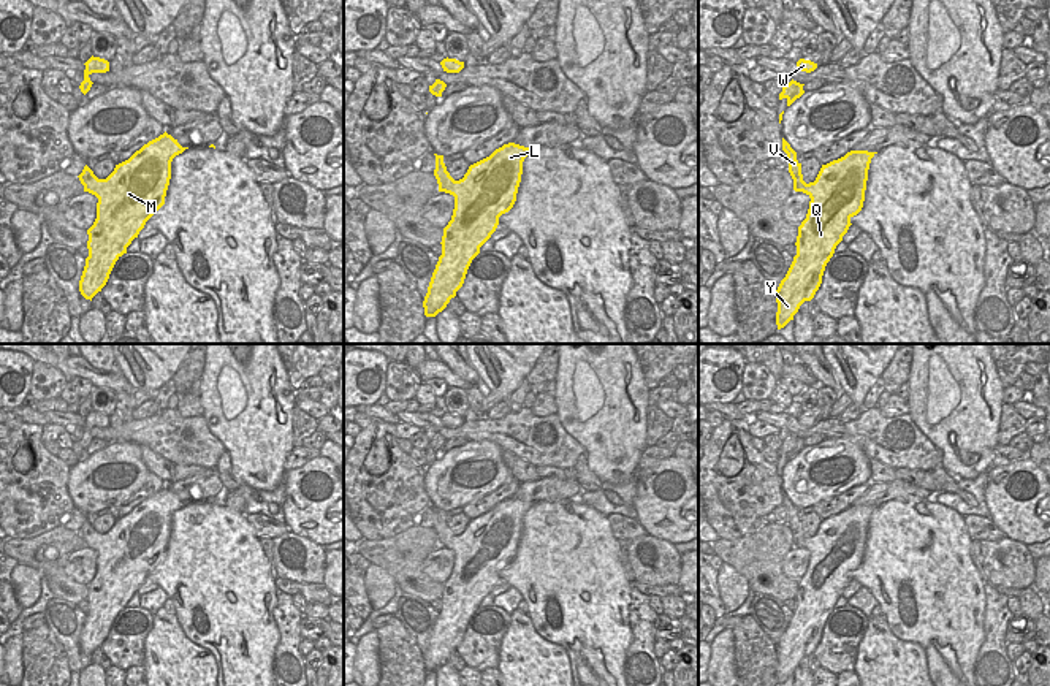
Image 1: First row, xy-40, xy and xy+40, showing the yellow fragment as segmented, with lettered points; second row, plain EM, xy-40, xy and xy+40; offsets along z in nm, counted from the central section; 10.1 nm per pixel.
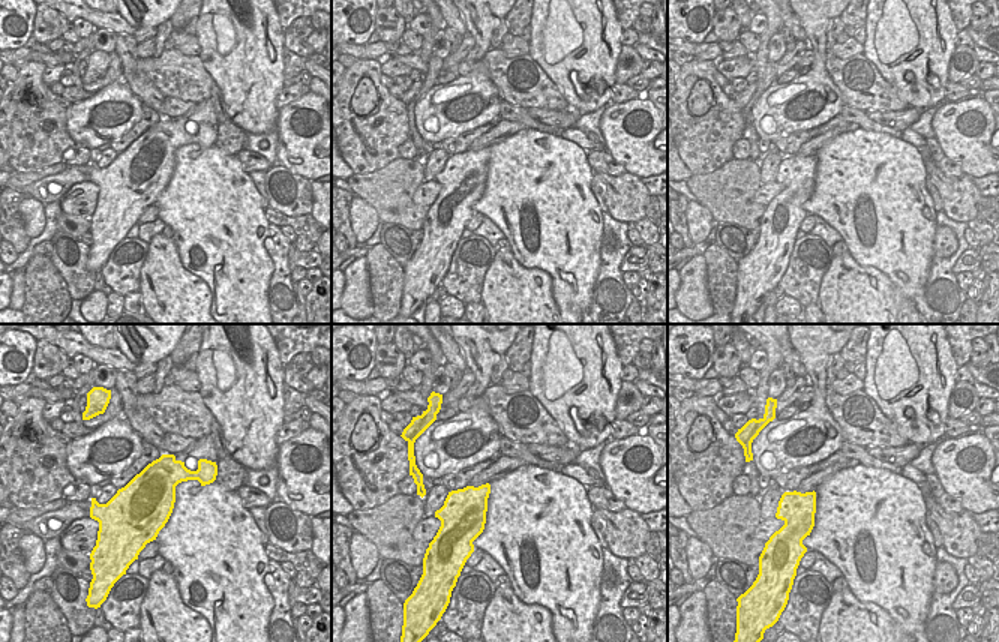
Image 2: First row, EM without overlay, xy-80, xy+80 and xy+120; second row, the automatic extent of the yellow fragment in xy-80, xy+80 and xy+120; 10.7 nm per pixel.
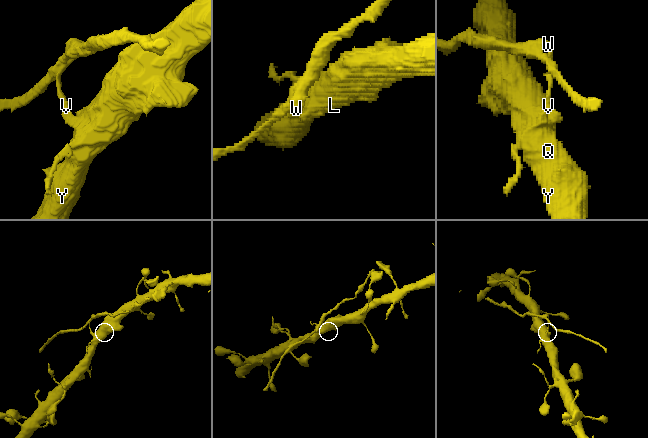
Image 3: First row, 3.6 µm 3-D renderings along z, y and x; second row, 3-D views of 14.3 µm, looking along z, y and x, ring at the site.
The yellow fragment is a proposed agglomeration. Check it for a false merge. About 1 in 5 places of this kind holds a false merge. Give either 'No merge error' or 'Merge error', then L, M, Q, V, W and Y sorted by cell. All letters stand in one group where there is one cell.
Merge error. Groups: L M Q Y / V W

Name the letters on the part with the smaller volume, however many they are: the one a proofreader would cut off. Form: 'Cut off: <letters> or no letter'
Cut off: V, W

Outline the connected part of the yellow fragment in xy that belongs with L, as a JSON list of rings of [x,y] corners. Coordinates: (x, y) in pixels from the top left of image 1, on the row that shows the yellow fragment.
[[[508,143],[470,165],[459,181],[447,173],[439,192],[455,196],[455,209],[443,228],[442,255],[423,301],[426,317],[442,312],[462,287],[472,260],[496,231],[499,217],[513,208],[523,162],[534,149]]]

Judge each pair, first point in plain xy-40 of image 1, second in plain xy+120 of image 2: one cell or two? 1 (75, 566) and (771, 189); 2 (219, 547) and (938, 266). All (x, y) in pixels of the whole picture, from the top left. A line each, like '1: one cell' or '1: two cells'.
1: one cell
2: two cells

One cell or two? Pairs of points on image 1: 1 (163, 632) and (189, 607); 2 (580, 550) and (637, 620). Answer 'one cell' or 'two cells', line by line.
1: two cells
2: two cells

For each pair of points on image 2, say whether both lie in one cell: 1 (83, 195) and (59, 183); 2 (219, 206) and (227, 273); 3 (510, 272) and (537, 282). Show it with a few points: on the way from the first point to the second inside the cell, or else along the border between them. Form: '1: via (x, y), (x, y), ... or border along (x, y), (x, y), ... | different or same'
1: border along (89, 180), (75, 183), (59, 200) | different
2: via (219, 222), (219, 237), (227, 257) | same
3: via (516, 278), (521, 282), (531, 282) | same

